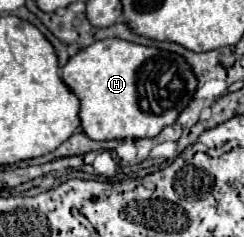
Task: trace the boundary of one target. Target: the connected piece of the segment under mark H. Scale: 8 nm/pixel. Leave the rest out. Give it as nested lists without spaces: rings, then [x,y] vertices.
[[[119,38],[99,40],[87,48],[81,48],[61,68],[61,80],[79,98],[81,130],[91,140],[153,138],[163,130],[163,126],[169,126],[177,120],[177,116],[191,102],[197,90],[197,80],[189,64],[181,56],[165,52],[165,50],[157,50],[151,46],[119,40]]]

